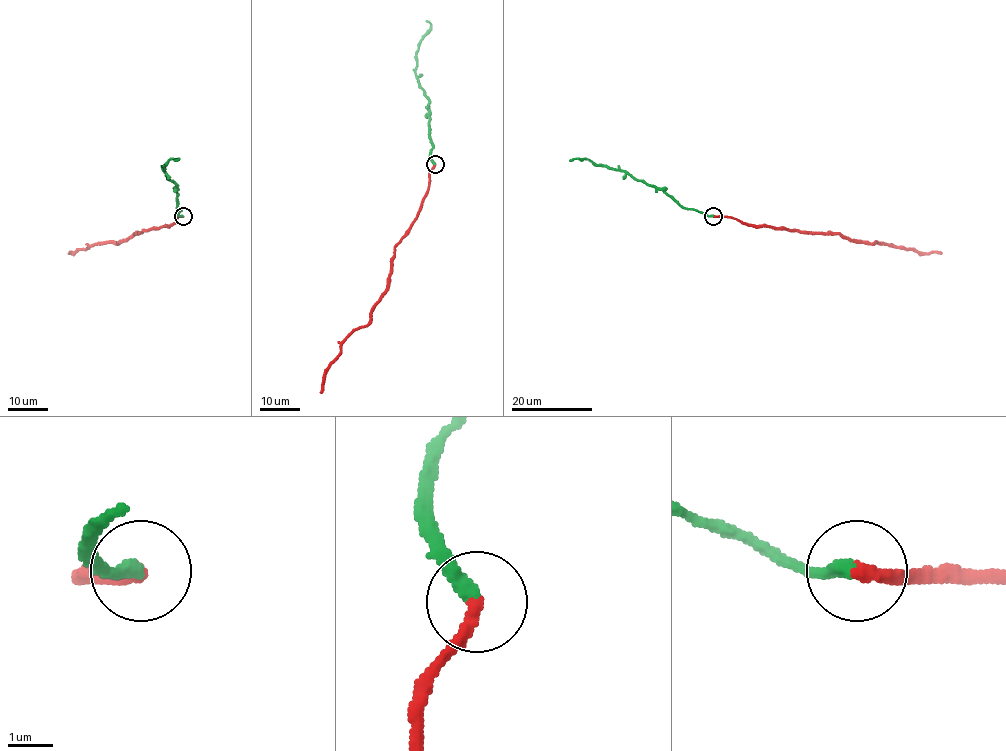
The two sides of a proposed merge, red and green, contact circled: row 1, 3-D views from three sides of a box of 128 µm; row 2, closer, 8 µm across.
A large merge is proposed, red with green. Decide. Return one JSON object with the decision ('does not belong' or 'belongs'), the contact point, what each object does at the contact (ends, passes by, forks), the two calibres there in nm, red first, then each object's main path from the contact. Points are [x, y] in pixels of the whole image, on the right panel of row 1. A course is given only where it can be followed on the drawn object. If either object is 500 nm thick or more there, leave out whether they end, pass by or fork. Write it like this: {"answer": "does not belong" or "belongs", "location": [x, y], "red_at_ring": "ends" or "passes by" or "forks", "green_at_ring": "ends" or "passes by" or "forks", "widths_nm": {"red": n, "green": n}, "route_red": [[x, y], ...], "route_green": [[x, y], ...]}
{"answer": "does not belong", "location": [713, 216], "red_at_ring": "ends", "green_at_ring": "ends", "widths_nm": {"red": 320, "green": 320}, "route_red": [[713, 216], [733, 217], [750, 225], [839, 233], [849, 239], [941, 253]], "route_green": [[712, 216], [681, 207], [662, 190], [637, 181], [623, 171], [588, 160], [570, 161]]}

